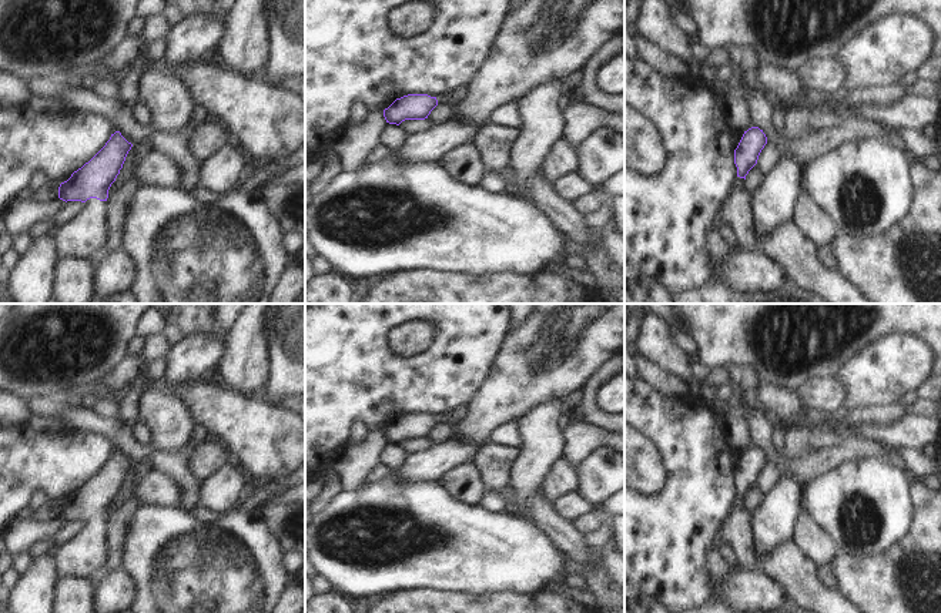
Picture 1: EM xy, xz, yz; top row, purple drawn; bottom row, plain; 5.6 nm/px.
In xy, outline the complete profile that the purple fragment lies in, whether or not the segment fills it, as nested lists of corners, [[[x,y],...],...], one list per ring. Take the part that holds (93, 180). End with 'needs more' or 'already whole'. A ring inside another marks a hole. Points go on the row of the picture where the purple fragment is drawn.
[[[115,131],[88,163],[60,184],[60,200],[81,201],[84,205],[54,234],[58,258],[87,259],[104,247],[108,190],[120,174],[131,147],[133,144]]] | needs more

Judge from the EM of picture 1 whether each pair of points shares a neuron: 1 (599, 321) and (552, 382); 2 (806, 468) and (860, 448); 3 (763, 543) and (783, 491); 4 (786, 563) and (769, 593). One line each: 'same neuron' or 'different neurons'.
1: same neuron
2: same neuron
3: same neuron
4: different neurons

